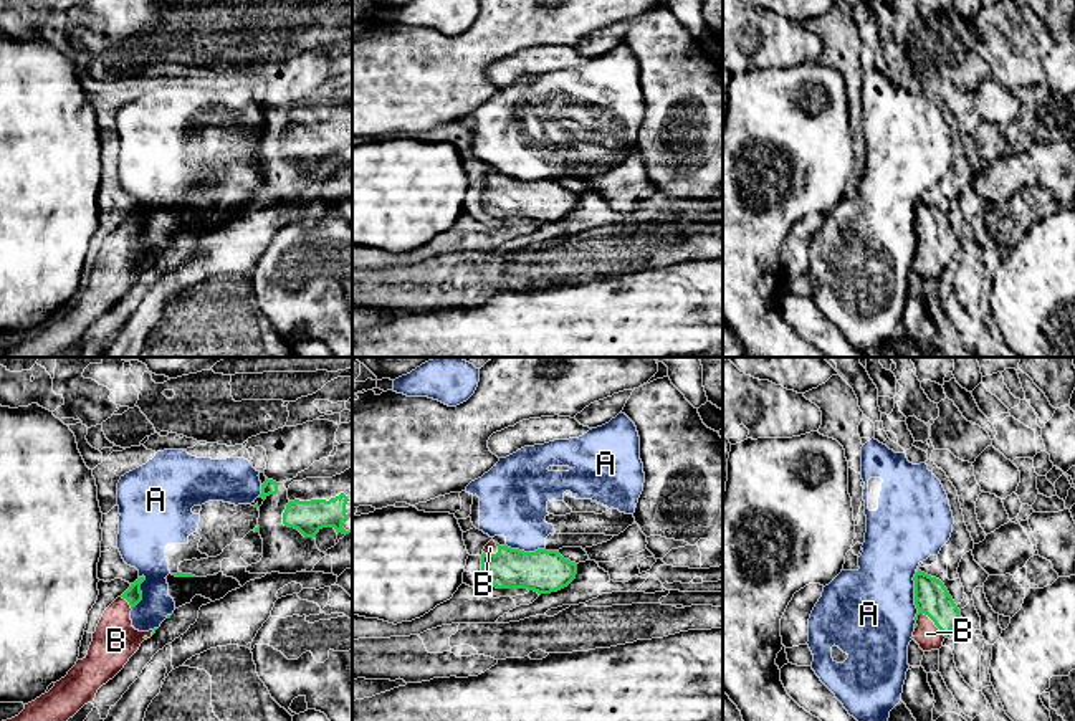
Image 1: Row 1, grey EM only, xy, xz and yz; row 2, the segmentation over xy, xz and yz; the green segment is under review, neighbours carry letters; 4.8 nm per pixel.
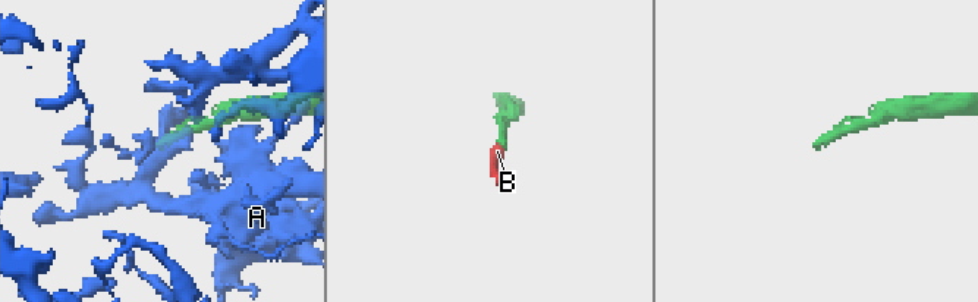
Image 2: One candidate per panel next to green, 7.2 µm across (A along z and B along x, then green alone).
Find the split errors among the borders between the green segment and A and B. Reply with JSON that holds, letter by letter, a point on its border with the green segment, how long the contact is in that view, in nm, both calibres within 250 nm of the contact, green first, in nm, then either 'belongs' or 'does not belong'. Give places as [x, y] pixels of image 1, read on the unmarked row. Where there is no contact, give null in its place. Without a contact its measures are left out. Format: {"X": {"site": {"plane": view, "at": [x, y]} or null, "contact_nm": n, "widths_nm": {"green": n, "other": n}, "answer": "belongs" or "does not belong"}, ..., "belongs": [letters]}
{"A": {"site": {"plane": "yz", "at": [915, 230]}, "contact_nm": 280, "widths_nm": {"green": 170, "other": 440}, "answer": "does not belong"}, "B": {"site": {"plane": "yz", "at": [933, 250]}, "contact_nm": 180, "widths_nm": {"green": 170, "other": 120}, "answer": "belongs"}, "belongs": ["B"]}

